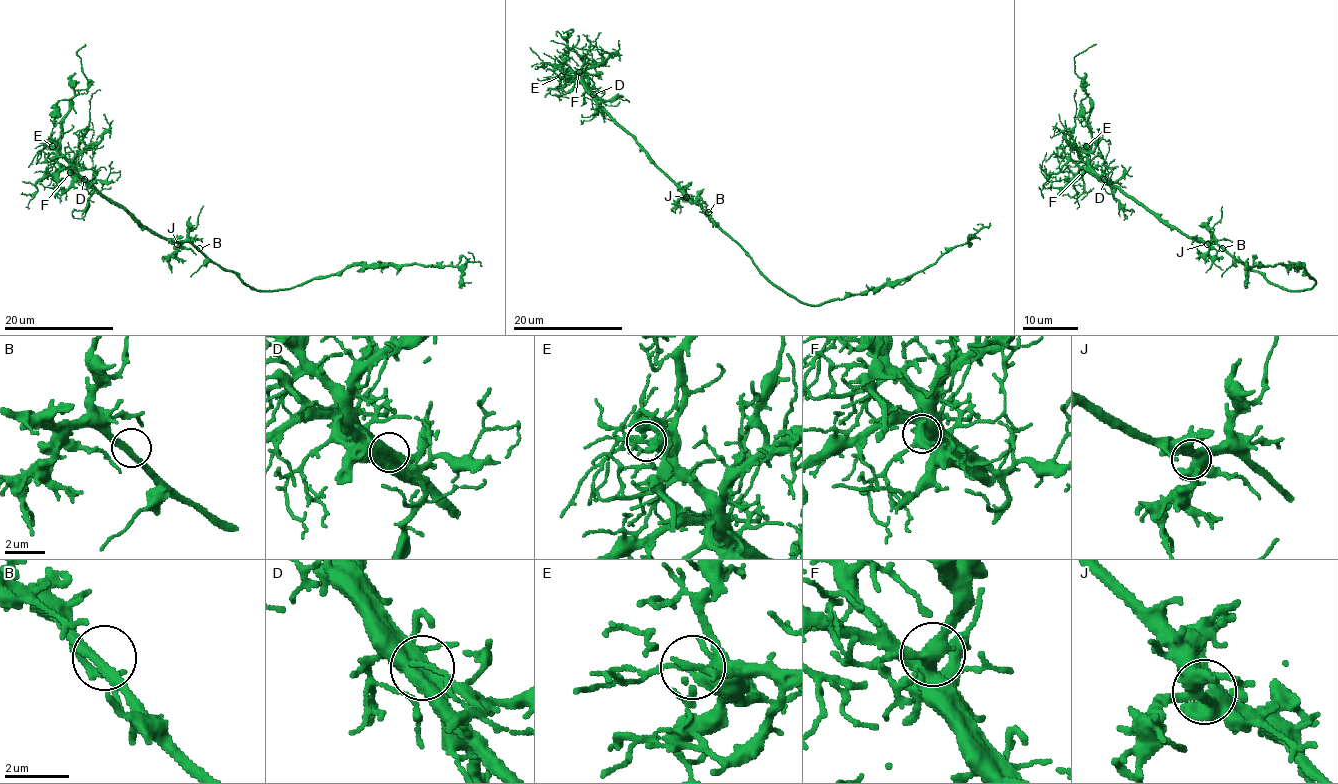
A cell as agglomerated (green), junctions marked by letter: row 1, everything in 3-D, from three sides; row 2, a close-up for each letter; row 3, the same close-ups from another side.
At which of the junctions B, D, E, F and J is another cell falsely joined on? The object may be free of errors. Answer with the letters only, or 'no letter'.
no letter

